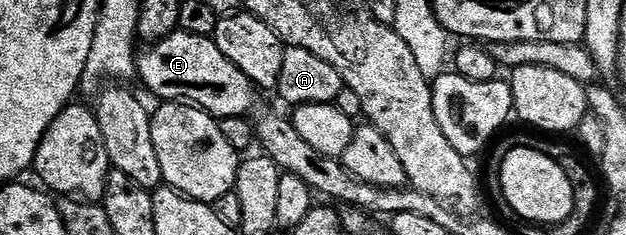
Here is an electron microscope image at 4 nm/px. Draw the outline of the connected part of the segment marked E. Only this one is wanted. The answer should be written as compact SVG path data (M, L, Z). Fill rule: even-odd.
M183 31L171 33L166 39L147 46L138 57L138 77L164 103L187 103L203 109L211 117L243 117L251 114L258 90L252 80L222 51L218 51L212 37L199 37ZM145 52L145 53L144 53Z

